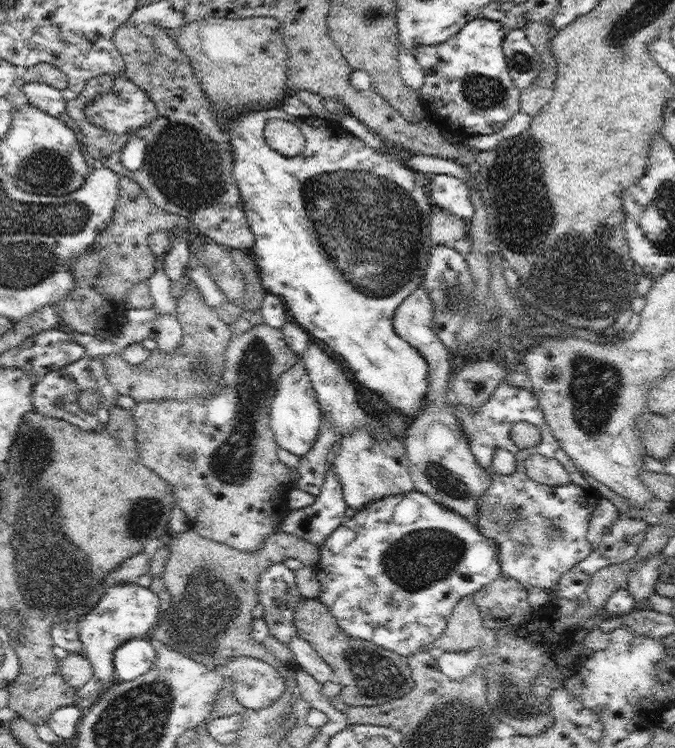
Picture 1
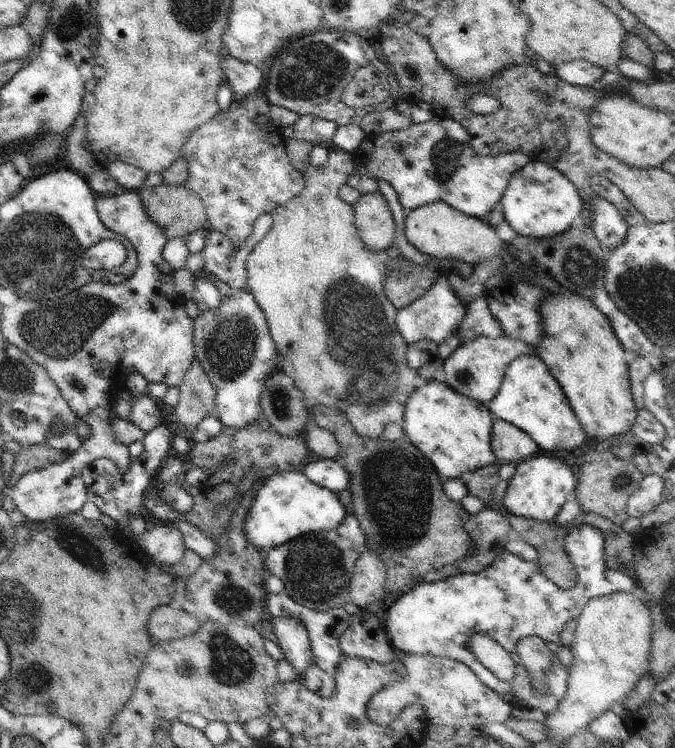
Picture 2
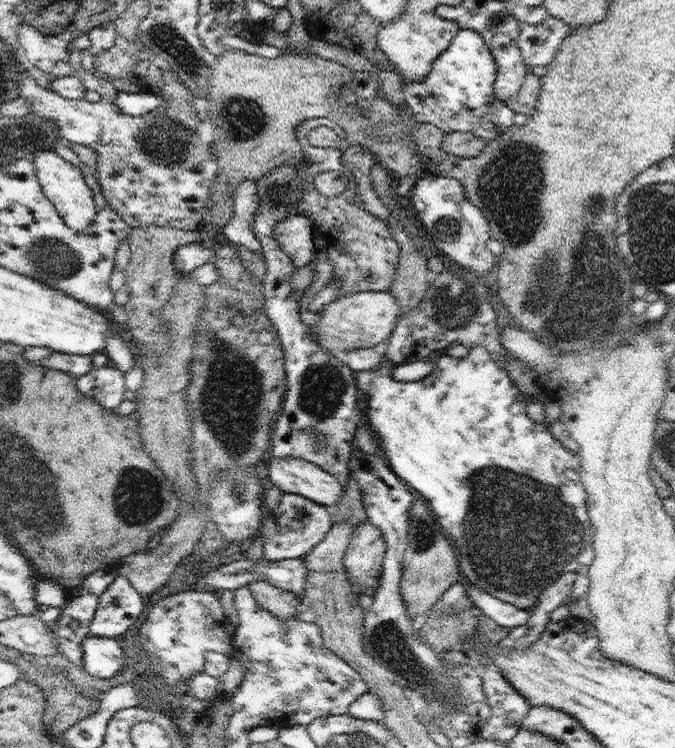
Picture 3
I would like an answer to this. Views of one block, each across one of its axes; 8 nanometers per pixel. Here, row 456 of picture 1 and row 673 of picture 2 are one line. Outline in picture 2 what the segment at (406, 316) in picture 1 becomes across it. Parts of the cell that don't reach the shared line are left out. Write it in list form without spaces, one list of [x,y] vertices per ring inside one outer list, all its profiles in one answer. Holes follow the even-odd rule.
[[[406,655],[405,657],[404,664],[408,671],[406,680],[389,684],[378,694],[375,694],[372,700],[369,700],[367,715],[373,723],[379,725],[390,724],[411,703],[422,706],[430,723],[436,725],[452,725],[453,727],[473,725],[481,730],[486,724],[505,723],[511,717],[513,706],[506,702],[497,692],[488,688],[466,664],[453,658],[432,655]]]

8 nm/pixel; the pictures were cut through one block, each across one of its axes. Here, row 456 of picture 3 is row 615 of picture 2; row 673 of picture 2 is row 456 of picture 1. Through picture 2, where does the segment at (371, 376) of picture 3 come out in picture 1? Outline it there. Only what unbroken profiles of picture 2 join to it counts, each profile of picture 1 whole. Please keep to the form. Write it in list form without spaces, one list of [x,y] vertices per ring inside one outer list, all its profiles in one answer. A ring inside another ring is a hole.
[[[500,383],[490,396],[490,399],[475,412],[467,412],[467,408],[464,408],[462,404],[453,403],[452,406],[458,422],[462,424],[464,436],[466,436],[466,440],[470,444],[470,450],[472,450],[476,462],[486,469],[490,469],[490,466],[492,466],[492,457],[494,457],[494,451],[496,451],[496,444],[494,442],[504,442],[504,438],[510,440],[510,430],[512,430],[514,423],[528,421],[540,427],[540,444],[530,448],[518,449],[518,453],[515,455],[516,468],[514,474],[494,473],[492,475],[492,483],[484,491],[486,495],[480,495],[480,499],[478,499],[478,513],[476,513],[473,523],[480,531],[480,534],[492,538],[497,545],[502,574],[512,576],[514,580],[518,580],[527,590],[532,590],[532,588],[536,587],[552,590],[564,572],[570,570],[591,554],[592,548],[588,540],[586,540],[586,531],[588,531],[588,525],[590,525],[590,519],[592,519],[592,511],[596,509],[596,502],[598,502],[600,495],[591,487],[591,484],[587,482],[579,469],[574,466],[574,461],[566,454],[566,451],[560,446],[558,439],[552,434],[550,426],[546,424],[538,400],[530,387],[524,389],[512,383]],[[536,453],[555,458],[558,462],[561,462],[564,468],[568,470],[572,481],[560,486],[548,486],[548,484],[532,480],[525,473],[524,461],[526,457]],[[550,528],[558,528],[560,535],[550,539],[548,537]]]

